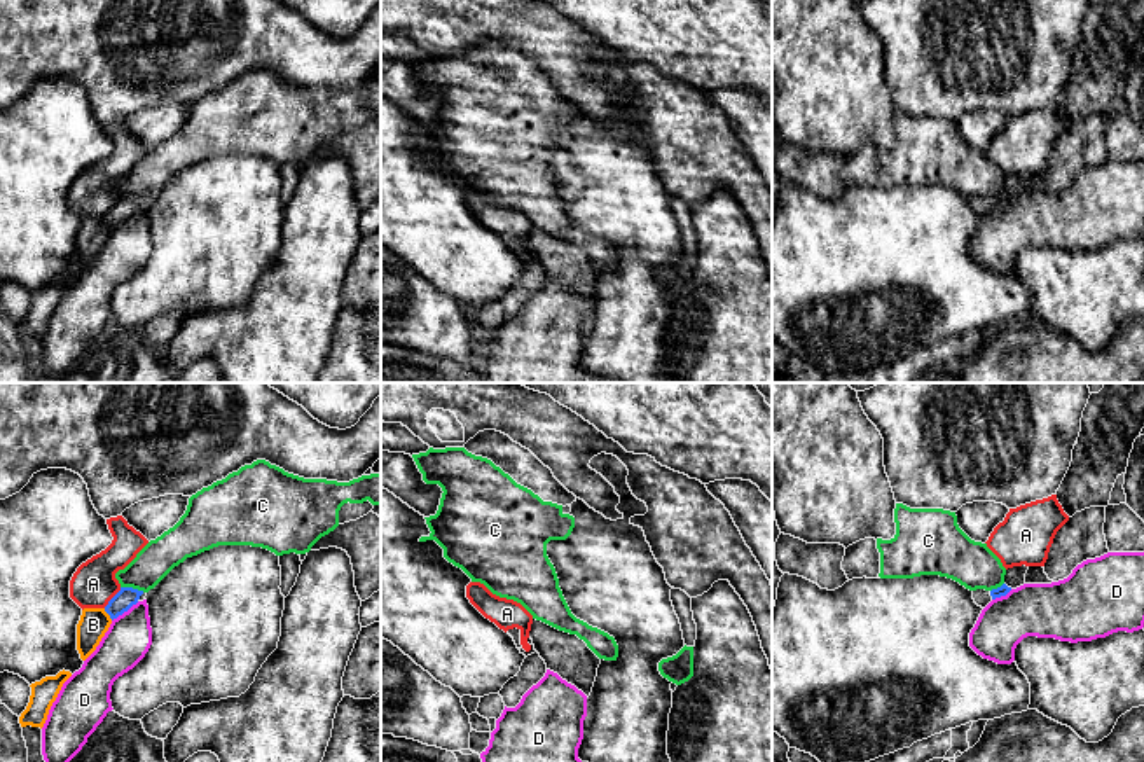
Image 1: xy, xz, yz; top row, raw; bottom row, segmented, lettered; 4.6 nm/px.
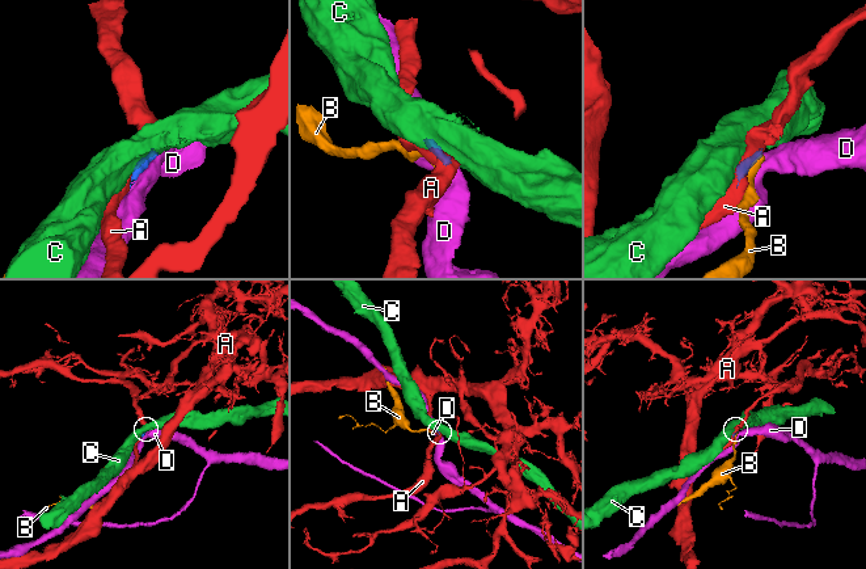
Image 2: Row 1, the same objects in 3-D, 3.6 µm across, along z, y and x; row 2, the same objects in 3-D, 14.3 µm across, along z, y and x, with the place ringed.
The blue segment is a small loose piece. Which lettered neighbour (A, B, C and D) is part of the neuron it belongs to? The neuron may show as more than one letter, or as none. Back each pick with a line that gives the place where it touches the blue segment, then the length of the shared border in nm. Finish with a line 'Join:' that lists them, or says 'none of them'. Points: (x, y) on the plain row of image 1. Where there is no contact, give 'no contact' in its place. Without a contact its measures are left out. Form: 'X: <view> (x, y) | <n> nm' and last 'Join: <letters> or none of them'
Join: none of them

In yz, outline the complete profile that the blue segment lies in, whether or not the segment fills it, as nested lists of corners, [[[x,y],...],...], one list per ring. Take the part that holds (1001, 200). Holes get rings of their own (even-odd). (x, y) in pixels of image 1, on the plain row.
[[[1025,173],[1008,177],[1004,184],[1004,192],[1001,196],[992,199],[985,199],[985,197],[973,199],[975,211],[985,217],[992,208],[1006,204],[1011,197],[1023,194],[1027,178],[1029,175]]]

